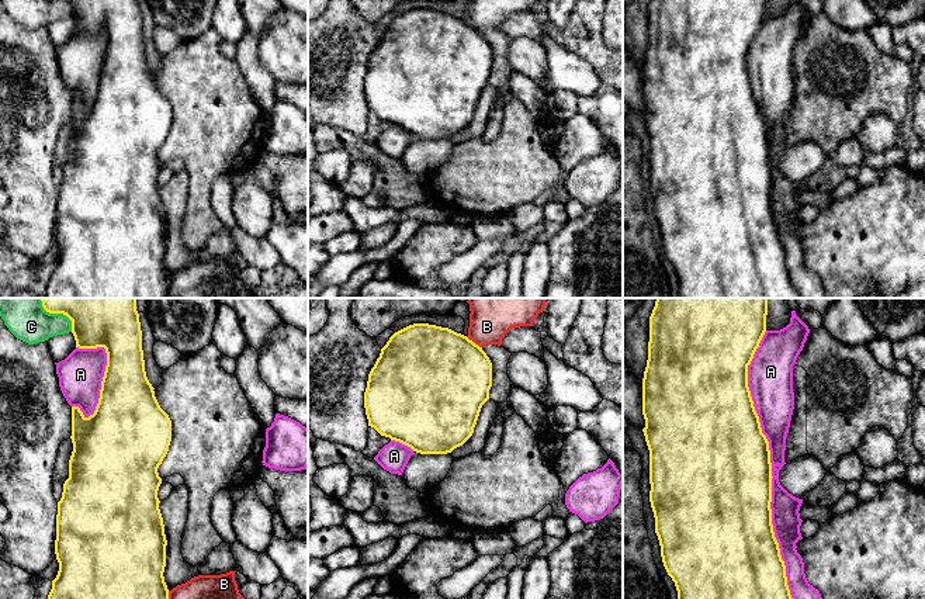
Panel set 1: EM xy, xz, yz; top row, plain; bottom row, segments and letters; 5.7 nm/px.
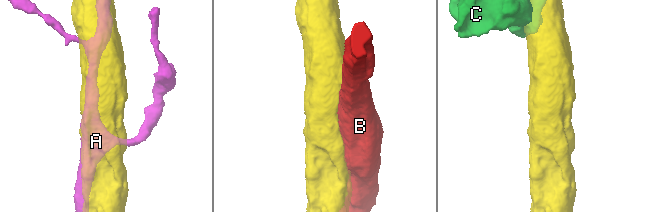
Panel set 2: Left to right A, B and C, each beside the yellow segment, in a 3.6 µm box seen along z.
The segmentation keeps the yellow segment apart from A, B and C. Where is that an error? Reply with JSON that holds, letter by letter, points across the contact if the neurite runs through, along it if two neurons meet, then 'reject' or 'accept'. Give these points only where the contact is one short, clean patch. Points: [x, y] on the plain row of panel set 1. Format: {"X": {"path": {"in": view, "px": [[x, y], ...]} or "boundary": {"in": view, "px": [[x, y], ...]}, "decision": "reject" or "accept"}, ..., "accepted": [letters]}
{"A": {"decision": "accept"}, "B": {"decision": "reject"}, "C": {"decision": "reject"}, "accepted": ["A"]}

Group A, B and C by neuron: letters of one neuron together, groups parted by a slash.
A / B / C

